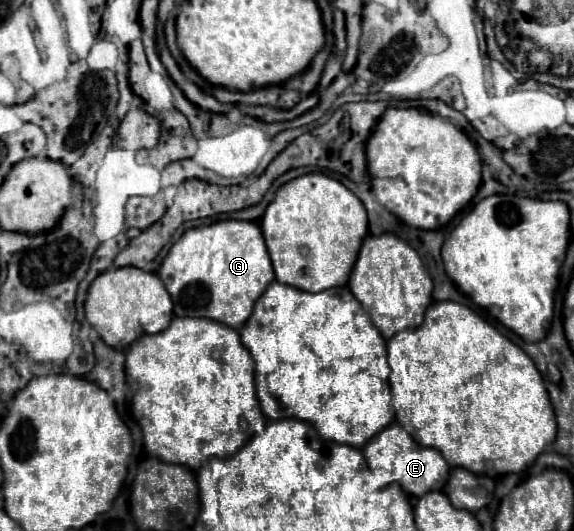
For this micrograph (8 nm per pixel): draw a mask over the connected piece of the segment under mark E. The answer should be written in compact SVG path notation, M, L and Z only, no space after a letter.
M391 423L379 435L375 435L363 447L363 455L367 457L371 469L387 469L393 475L393 481L397 481L405 493L415 497L421 497L427 491L443 491L449 479L449 465L443 455L439 455L435 449L419 447L419 443L415 443L411 435L407 435L407 431L403 431L403 427L397 423Z

